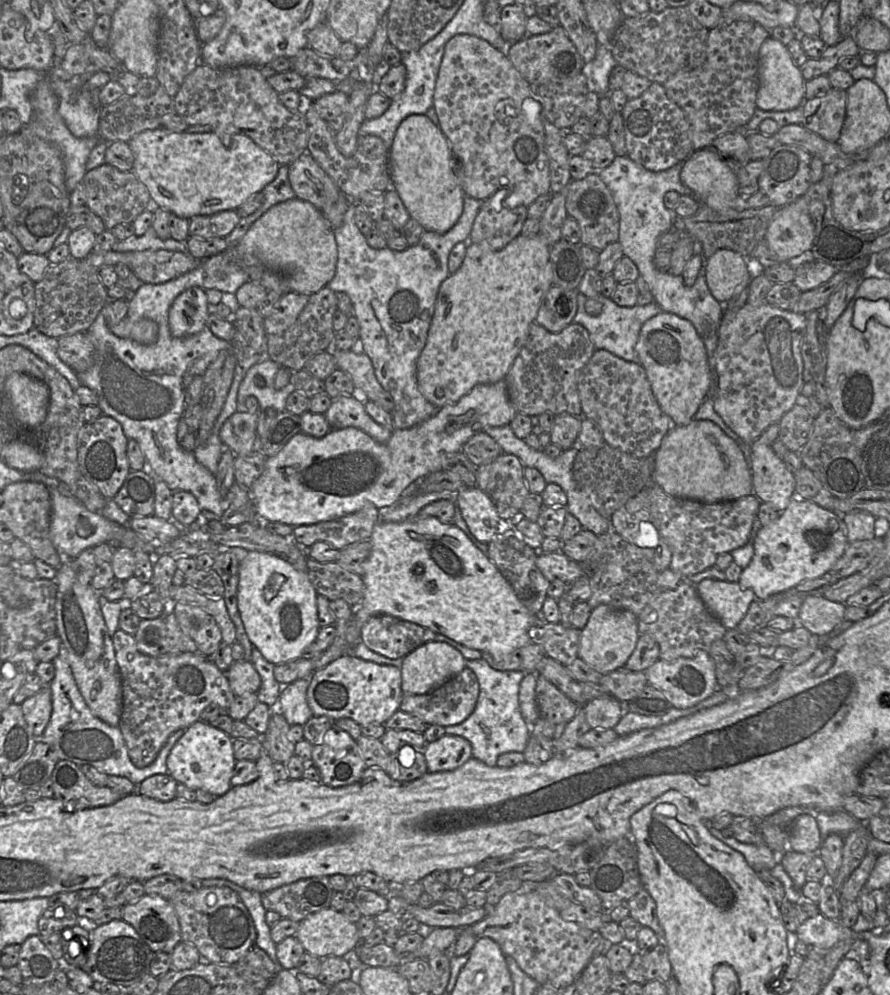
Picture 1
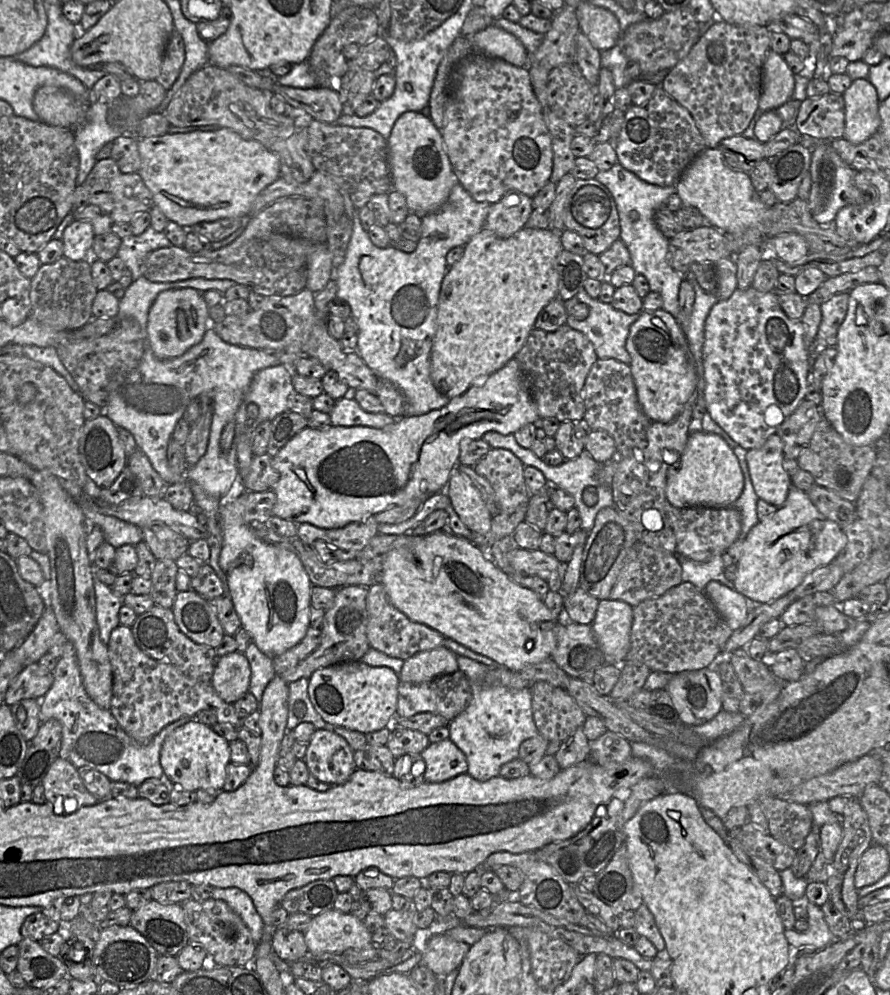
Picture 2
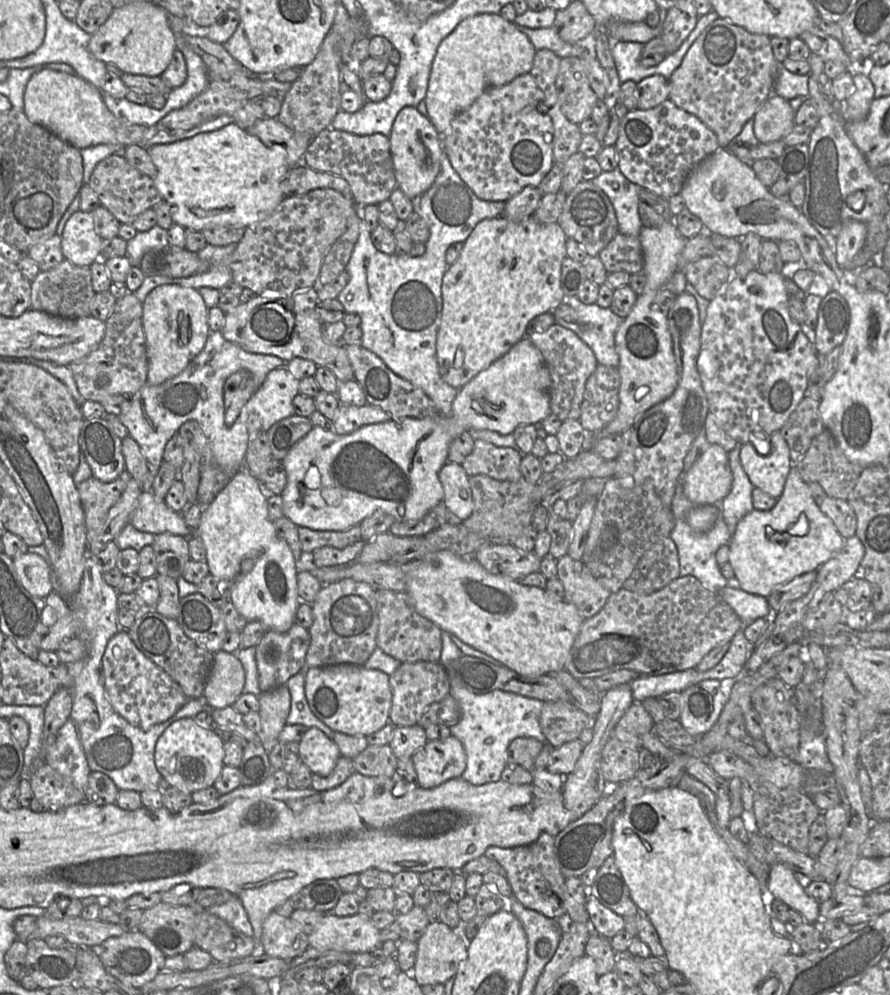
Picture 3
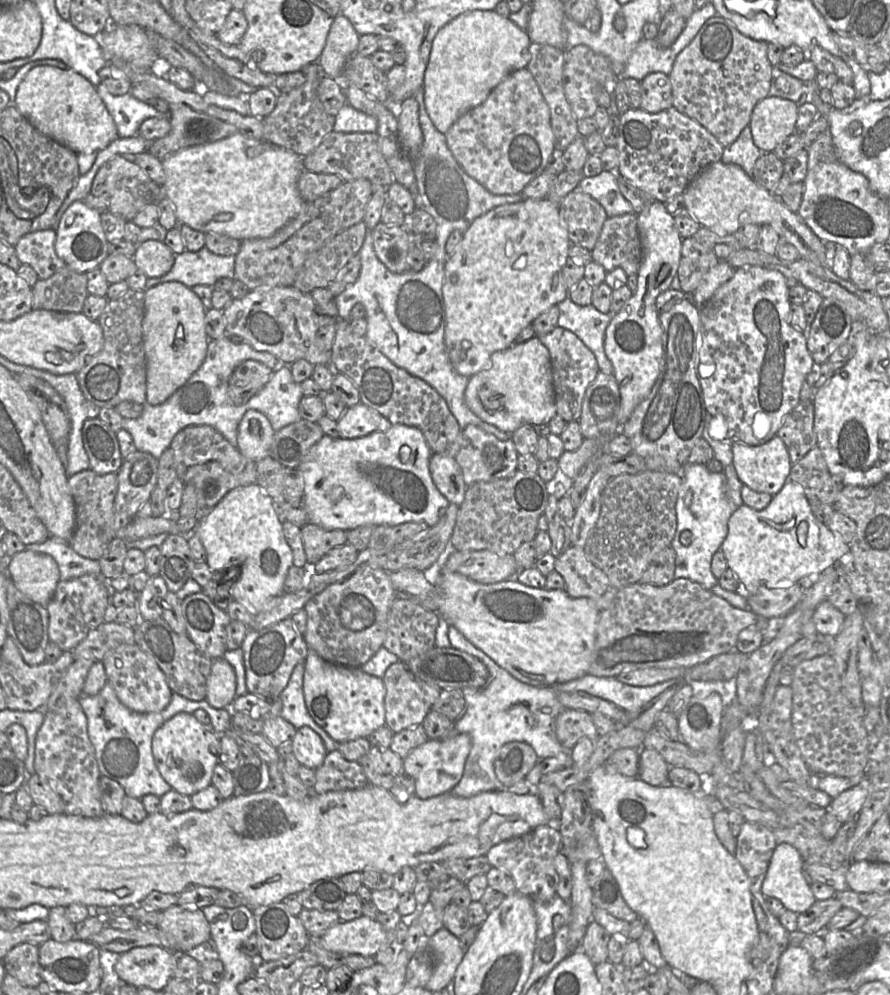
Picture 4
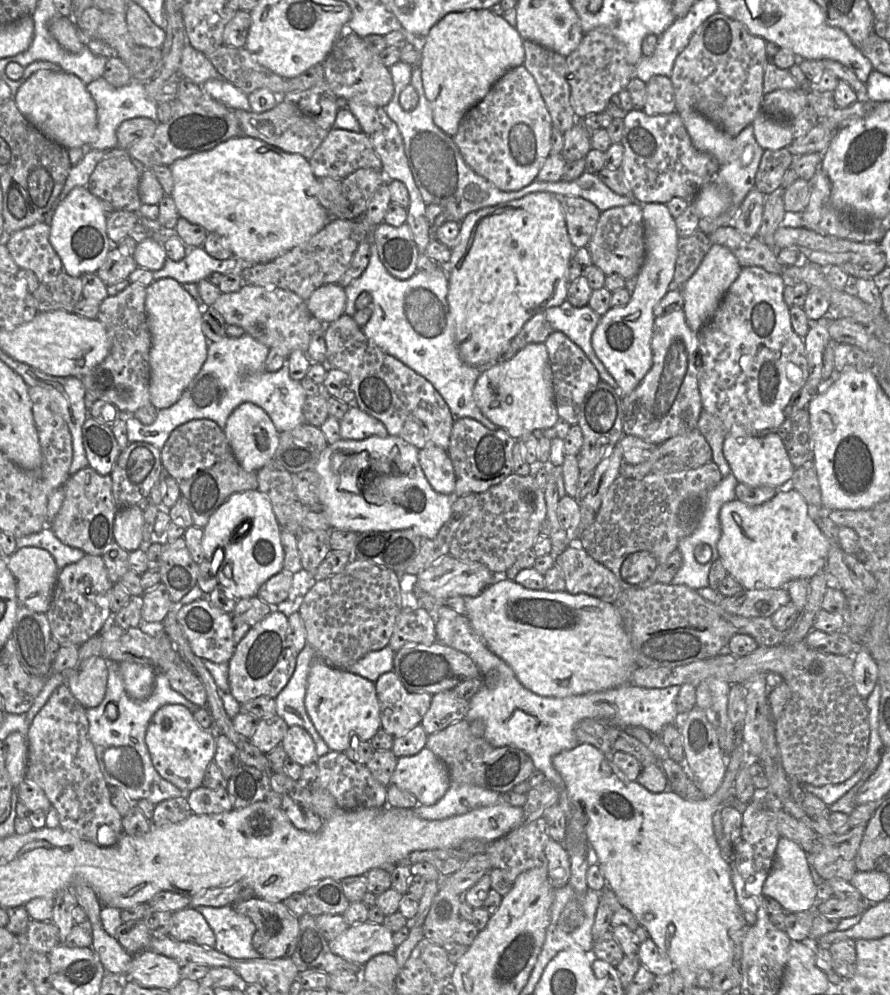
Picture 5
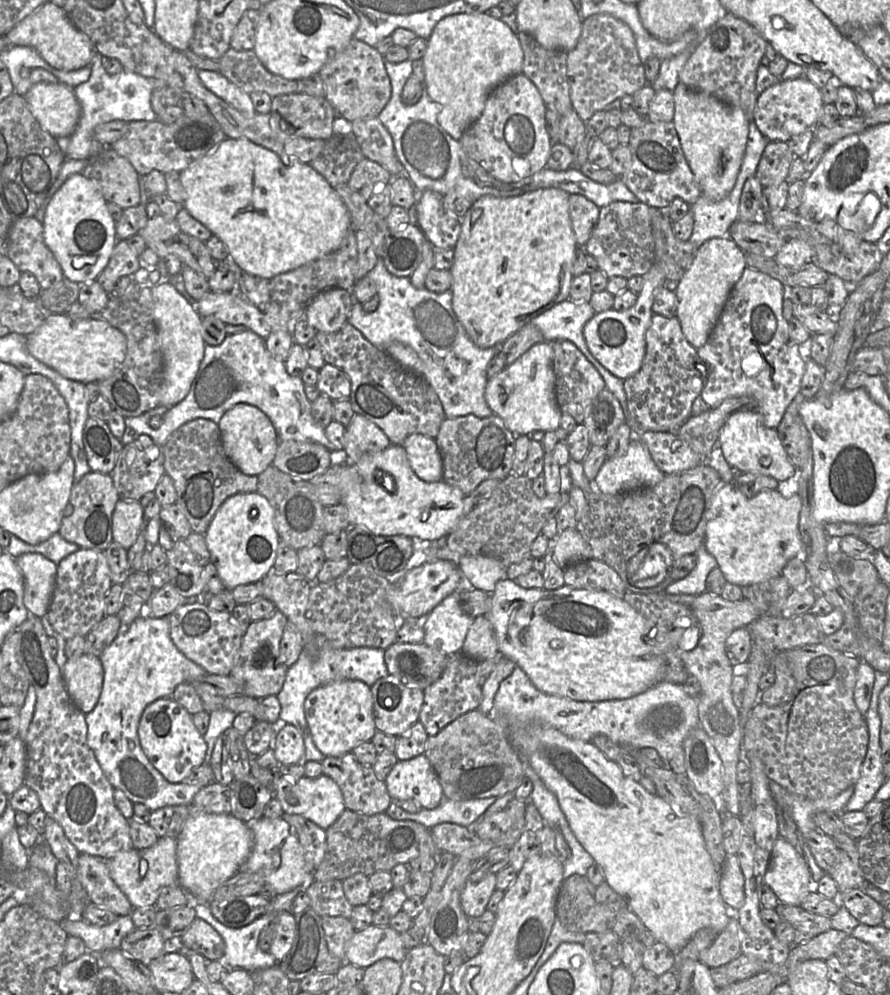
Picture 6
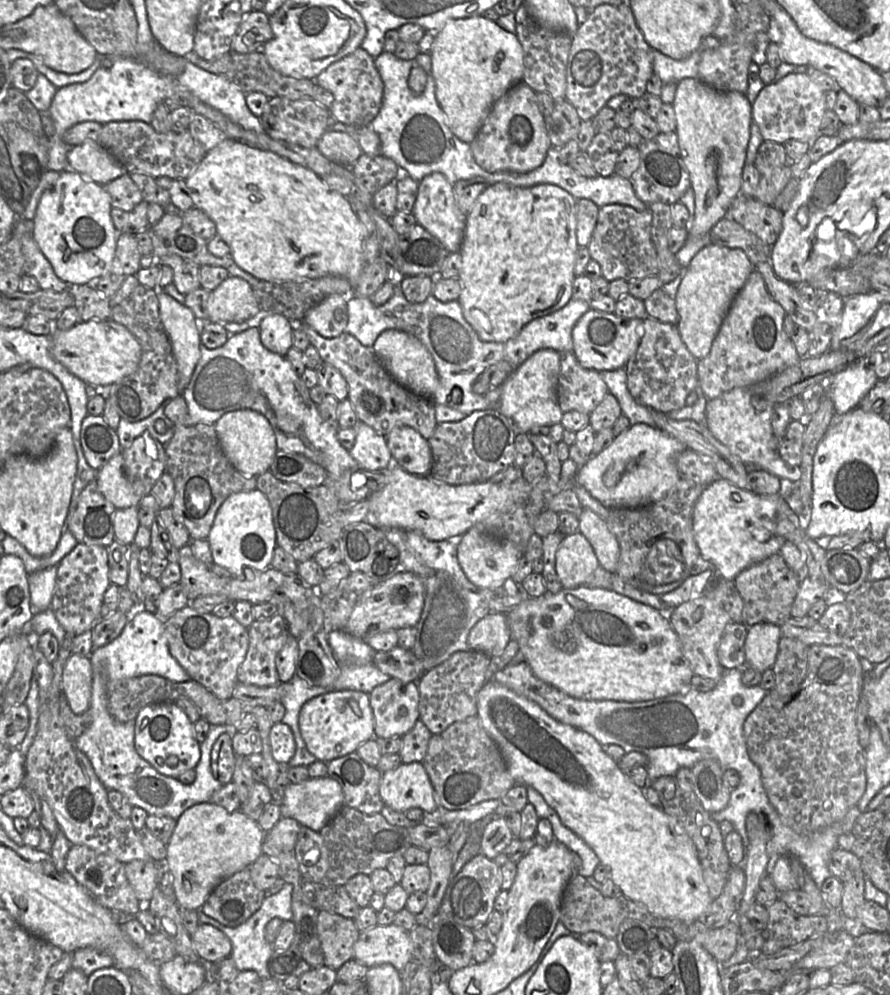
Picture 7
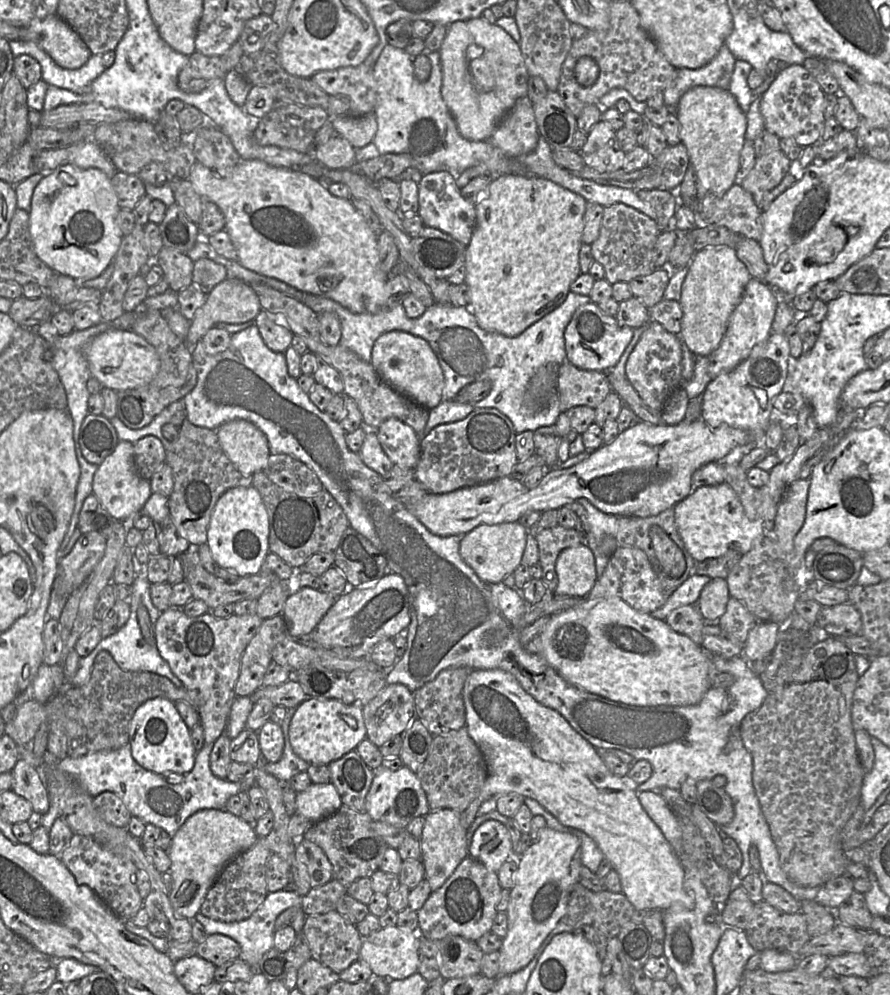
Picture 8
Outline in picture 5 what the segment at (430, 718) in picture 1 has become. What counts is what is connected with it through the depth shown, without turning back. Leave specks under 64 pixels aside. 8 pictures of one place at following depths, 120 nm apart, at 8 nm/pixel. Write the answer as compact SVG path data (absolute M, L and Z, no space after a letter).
M392 670L375 682L381 729L396 738L419 725L430 708L432 695L409 692Z

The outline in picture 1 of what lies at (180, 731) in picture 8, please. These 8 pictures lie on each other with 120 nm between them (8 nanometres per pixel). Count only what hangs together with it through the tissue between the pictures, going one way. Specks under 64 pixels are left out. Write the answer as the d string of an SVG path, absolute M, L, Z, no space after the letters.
M198 720L178 739L167 758L168 773L190 789L202 789L216 797L224 795L232 786L231 778L236 764L233 739L222 730Z

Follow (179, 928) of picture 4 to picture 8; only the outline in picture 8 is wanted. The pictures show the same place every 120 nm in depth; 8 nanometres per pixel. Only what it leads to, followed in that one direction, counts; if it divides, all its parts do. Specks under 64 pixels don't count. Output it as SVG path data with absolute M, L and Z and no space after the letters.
M210 934L204 942L196 945L195 953L218 967L239 958L241 949L239 944L228 936Z

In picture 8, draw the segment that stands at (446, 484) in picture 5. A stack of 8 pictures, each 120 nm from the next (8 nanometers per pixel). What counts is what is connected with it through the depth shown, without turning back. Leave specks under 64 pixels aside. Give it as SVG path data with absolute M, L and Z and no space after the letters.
M396 418L386 419L376 430L378 440L389 459L397 466L415 469L420 458L420 437Z

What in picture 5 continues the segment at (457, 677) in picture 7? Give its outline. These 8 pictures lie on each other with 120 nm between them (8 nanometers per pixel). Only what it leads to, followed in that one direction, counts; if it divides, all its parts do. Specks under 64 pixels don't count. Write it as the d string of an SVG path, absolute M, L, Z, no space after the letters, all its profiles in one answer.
M453 690L432 695L431 705L420 725L428 735L437 733L465 718L469 701L458 697Z

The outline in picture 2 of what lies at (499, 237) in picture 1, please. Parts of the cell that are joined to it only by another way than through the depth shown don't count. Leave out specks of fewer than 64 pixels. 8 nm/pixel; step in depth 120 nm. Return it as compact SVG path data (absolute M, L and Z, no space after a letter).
M508 191L500 201L490 204L484 228L507 238L525 227L532 211L532 198L520 191Z

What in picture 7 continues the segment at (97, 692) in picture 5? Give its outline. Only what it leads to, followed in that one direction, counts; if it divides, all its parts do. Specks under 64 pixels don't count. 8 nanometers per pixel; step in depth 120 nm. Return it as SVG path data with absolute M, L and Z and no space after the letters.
M77 654L69 657L62 675L62 693L75 715L88 710L92 696L92 665L89 657Z

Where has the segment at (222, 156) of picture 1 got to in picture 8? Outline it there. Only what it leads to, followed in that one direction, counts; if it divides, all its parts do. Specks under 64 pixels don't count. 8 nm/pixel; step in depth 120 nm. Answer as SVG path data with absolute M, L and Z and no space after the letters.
M240 160L227 176L196 163L188 177L189 182L204 201L215 203L223 212L225 217L225 231L228 233L234 245L238 262L244 268L260 275L282 281L297 290L312 295L331 299L355 314L369 313L377 314L388 308L388 279L390 275L385 274L380 268L378 254L378 235L376 235L366 223L364 217L354 208L351 200L333 196L325 183L295 169L271 166L264 161Z

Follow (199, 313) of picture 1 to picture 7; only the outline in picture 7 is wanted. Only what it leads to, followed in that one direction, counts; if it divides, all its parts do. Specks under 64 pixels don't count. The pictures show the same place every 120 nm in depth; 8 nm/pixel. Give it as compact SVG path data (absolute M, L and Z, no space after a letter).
M159 288L157 293L160 320L171 342L178 368L178 389L182 393L188 386L200 358L201 324L190 308L179 303L161 289L163 288Z

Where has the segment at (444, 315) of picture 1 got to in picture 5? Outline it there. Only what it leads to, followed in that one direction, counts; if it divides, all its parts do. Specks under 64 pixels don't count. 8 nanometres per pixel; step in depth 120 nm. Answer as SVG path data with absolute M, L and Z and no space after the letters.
M538 191L469 213L460 222L460 232L446 265L447 301L455 321L455 344L461 360L470 366L494 364L524 324L538 313L557 307L567 299L569 263L573 246L566 227L561 198Z

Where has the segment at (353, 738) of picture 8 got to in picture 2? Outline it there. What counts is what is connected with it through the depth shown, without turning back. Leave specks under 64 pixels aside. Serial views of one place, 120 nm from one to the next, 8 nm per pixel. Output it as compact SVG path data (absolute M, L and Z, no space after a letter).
M344 662L314 671L308 679L308 696L325 722L366 734L390 727L396 715L399 682L399 675L388 667Z

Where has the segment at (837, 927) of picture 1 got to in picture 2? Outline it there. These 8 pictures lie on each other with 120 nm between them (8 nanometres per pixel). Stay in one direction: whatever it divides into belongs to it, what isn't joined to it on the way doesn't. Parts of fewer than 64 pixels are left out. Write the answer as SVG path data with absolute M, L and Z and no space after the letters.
M805 900L808 913L808 929L805 932L798 932L794 928L785 929L784 935L790 945L797 948L804 946L815 946L822 949L838 939L831 933L822 909Z

